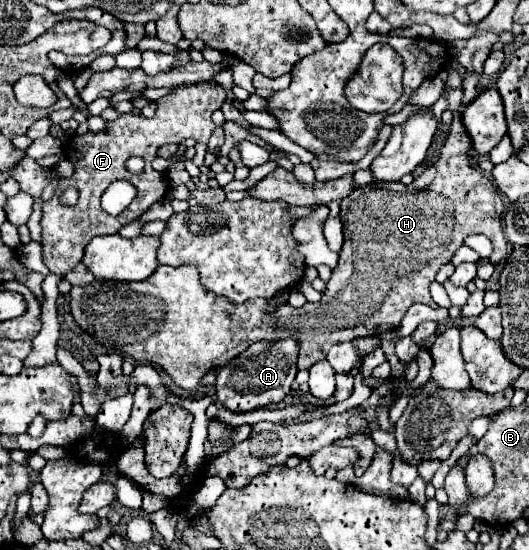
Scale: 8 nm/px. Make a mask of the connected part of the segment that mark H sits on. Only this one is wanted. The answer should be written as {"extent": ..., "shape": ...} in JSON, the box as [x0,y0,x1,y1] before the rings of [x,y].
{"extent":[70,108,506,392],"shape":[[[462,108],[454,112],[450,124],[450,134],[442,146],[440,160],[424,170],[410,186],[402,182],[384,182],[356,188],[342,200],[340,220],[344,224],[344,246],[340,250],[338,266],[328,280],[328,288],[320,302],[304,304],[302,308],[292,308],[290,304],[278,306],[276,312],[266,314],[268,300],[248,300],[242,306],[234,306],[232,316],[228,318],[226,300],[206,290],[200,284],[198,270],[192,264],[182,266],[158,266],[156,272],[142,282],[126,280],[92,280],[86,286],[72,286],[70,290],[70,310],[76,324],[88,332],[98,344],[108,352],[120,352],[134,358],[140,364],[160,366],[178,388],[196,392],[202,376],[212,368],[222,368],[234,356],[242,354],[252,342],[258,340],[282,340],[286,336],[298,336],[300,354],[298,368],[308,370],[318,360],[324,360],[328,350],[338,342],[352,342],[360,336],[380,336],[398,328],[406,310],[416,304],[428,304],[438,308],[430,298],[430,284],[434,282],[436,272],[442,264],[448,264],[454,252],[462,246],[464,238],[470,234],[484,234],[494,246],[490,262],[498,264],[506,258],[506,236],[502,232],[502,214],[504,204],[498,192],[494,192],[492,182],[470,166],[472,142],[462,124]]]}

